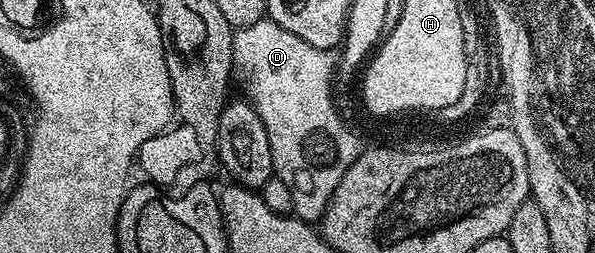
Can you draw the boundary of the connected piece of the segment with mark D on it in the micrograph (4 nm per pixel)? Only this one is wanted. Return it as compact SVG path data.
M264 17L256 24L234 30L234 64L246 77L249 101L268 132L274 173L292 191L294 214L304 222L317 223L334 194L334 182L342 178L342 170L346 170L350 158L354 158L354 138L338 126L338 118L334 118L334 110L330 110L330 102L326 102L332 90L330 77L334 66L336 70L335 51L312 48L312 44L300 40L300 36L292 36L292 32Z

